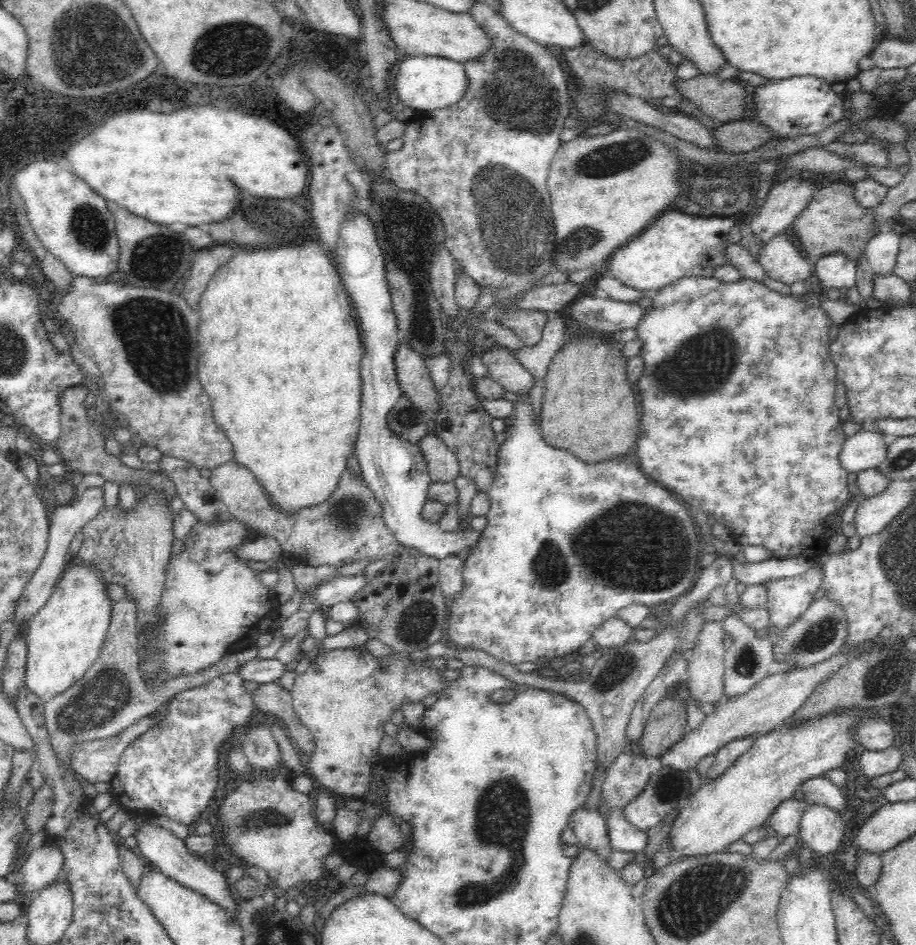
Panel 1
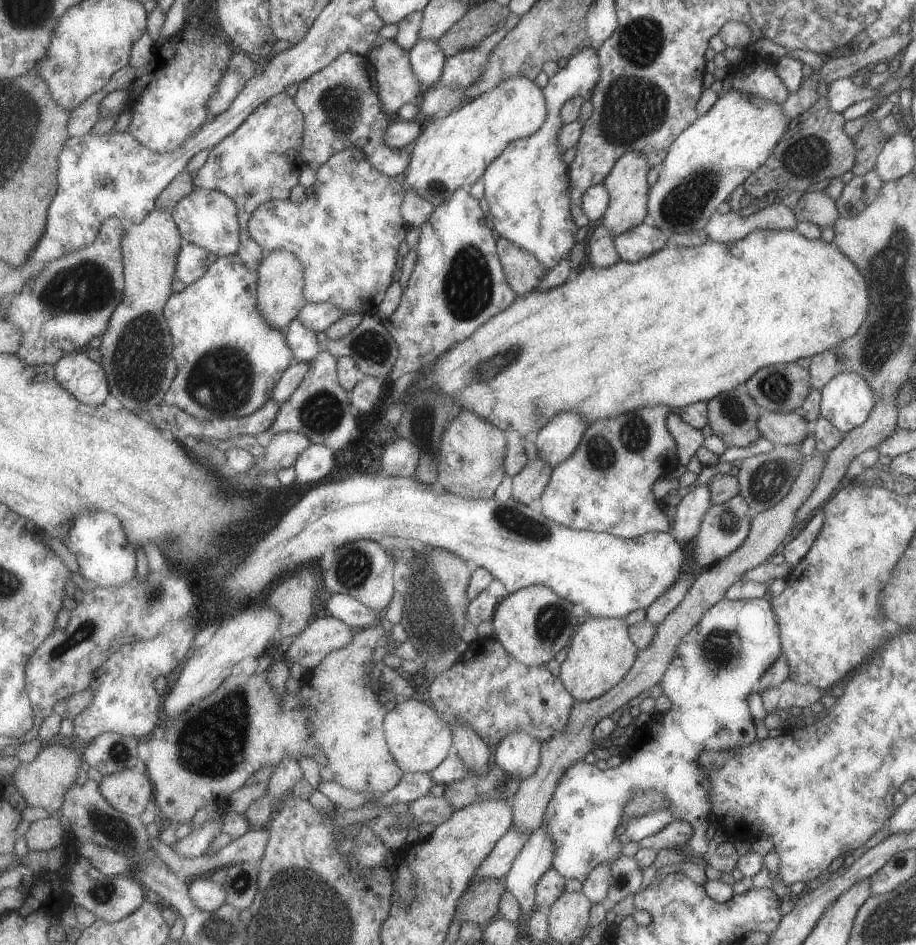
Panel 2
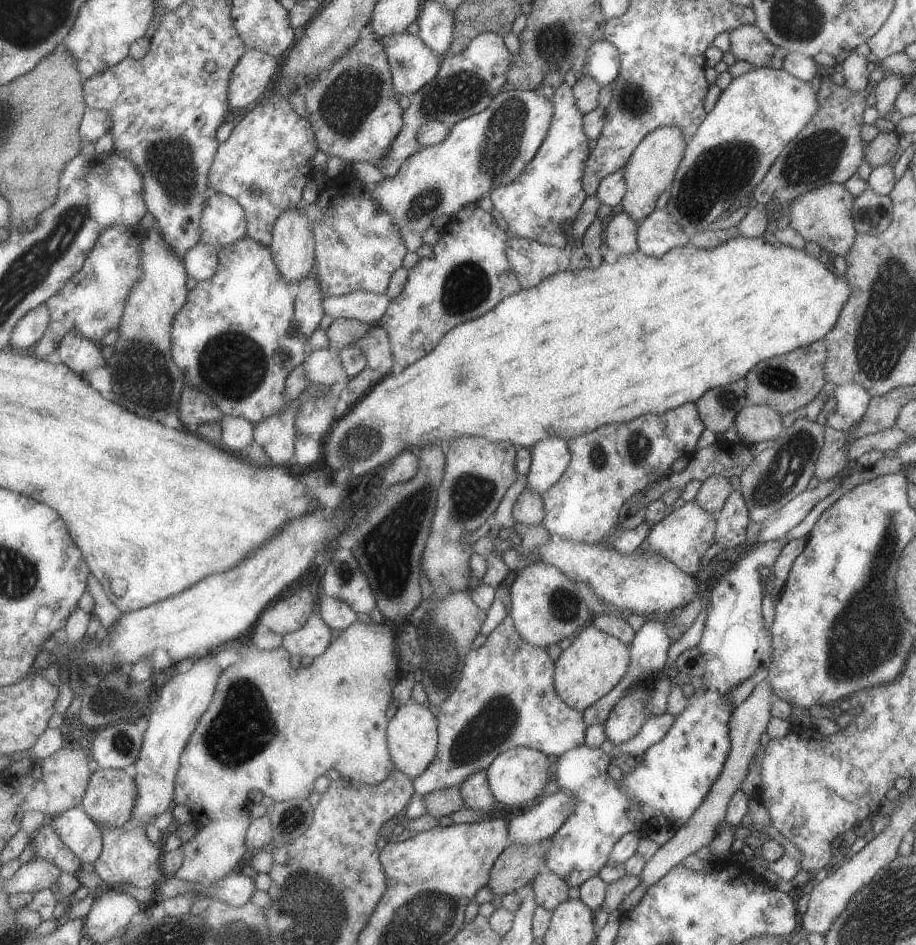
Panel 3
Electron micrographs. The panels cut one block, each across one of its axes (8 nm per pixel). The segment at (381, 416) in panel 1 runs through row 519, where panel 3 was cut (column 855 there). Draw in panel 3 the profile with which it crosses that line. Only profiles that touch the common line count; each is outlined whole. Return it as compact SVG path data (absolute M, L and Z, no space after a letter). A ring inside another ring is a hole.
M853 383L837 385L828 396L833 396L835 405L822 416L823 425L841 432L847 432L863 418L871 397L862 386Z

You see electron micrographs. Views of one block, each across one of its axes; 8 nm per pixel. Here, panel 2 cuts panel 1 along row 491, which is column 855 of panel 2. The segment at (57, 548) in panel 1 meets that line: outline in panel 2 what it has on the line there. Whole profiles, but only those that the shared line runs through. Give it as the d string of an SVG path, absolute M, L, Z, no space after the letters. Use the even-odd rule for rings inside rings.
M840 77L827 84L826 102L828 110L841 114L845 108L861 100L873 99L878 93L879 88L871 88L866 83L862 86L855 86L851 82L851 77Z

